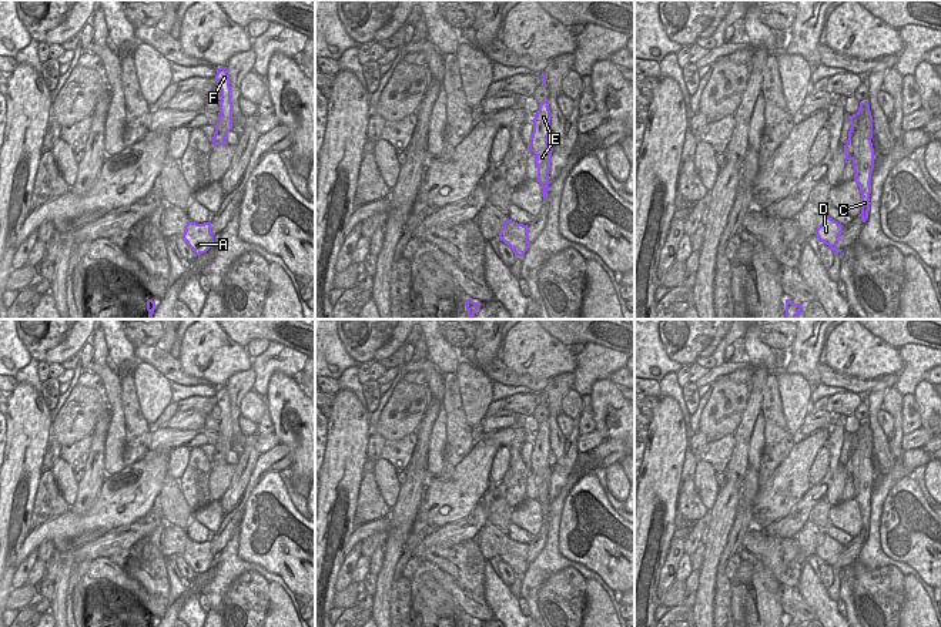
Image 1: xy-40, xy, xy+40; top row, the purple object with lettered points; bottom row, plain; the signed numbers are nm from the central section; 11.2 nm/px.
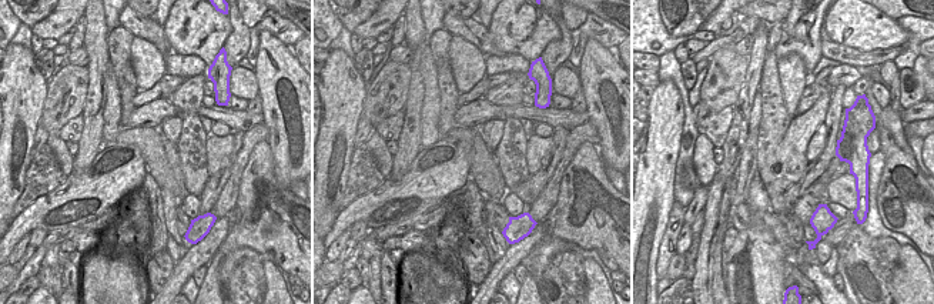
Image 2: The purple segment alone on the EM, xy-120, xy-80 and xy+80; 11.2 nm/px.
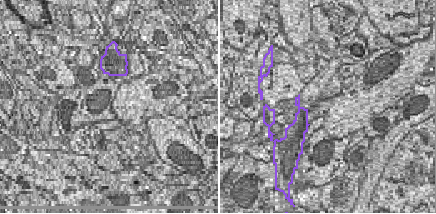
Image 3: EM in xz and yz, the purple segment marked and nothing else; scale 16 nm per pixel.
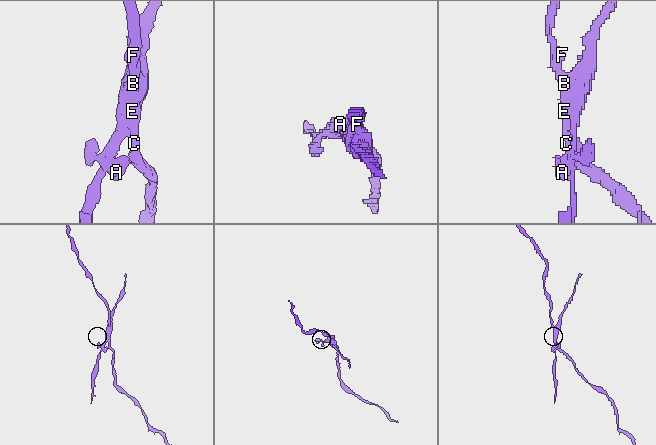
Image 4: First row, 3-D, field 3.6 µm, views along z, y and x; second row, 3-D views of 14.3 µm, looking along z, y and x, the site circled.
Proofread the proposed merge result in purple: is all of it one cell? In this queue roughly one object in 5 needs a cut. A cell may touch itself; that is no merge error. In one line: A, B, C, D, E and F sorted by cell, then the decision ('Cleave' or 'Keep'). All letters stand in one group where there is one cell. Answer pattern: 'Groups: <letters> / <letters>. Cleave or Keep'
Groups: A D / B C E F. Cleave

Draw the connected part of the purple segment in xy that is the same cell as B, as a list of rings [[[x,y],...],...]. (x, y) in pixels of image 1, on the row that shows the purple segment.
[[[545,100],[539,104],[538,118],[533,124],[533,133],[530,137],[532,142],[532,152],[536,155],[535,164],[538,168],[538,182],[543,191],[543,200],[547,197],[549,188],[549,168],[550,168],[550,157],[553,148],[547,144],[547,137],[552,133],[550,130],[550,110],[549,110],[549,100]]]

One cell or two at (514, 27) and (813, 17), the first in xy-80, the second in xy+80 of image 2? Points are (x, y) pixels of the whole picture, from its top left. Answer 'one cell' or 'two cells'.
two cells

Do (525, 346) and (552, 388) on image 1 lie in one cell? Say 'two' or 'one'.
two

